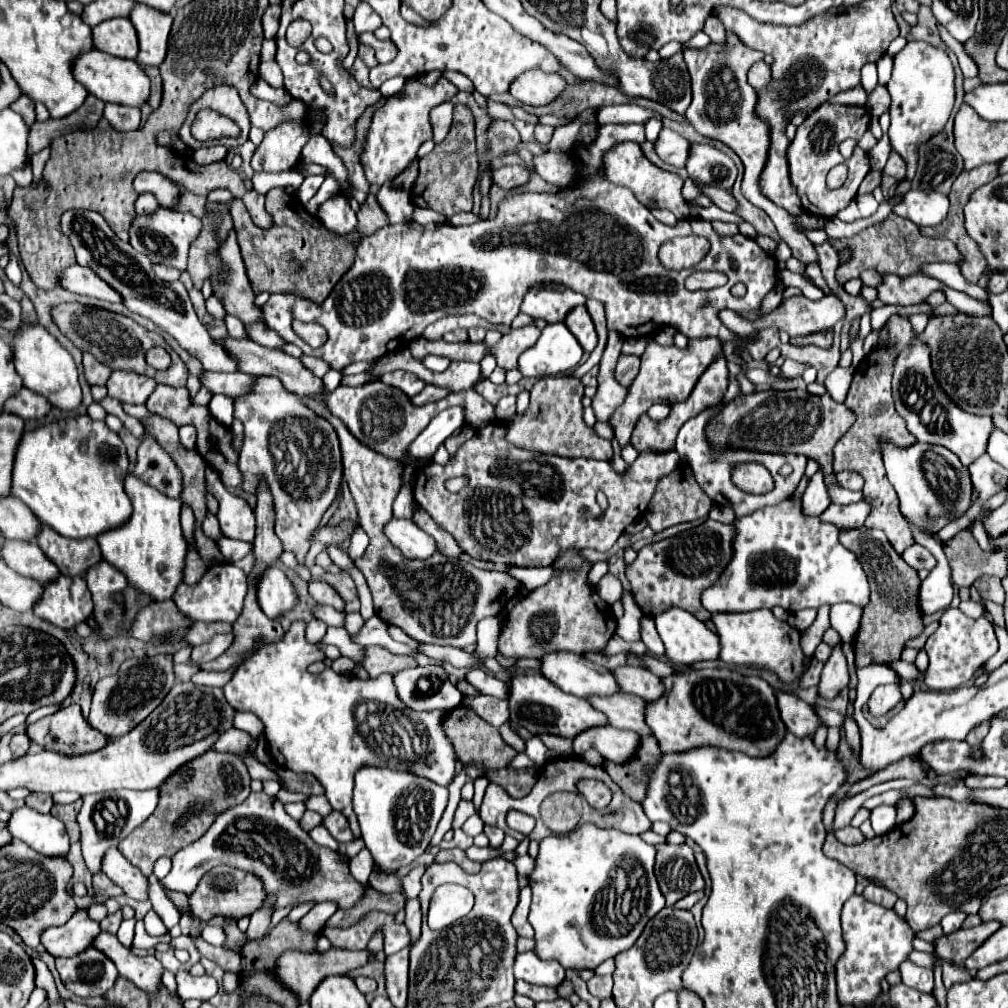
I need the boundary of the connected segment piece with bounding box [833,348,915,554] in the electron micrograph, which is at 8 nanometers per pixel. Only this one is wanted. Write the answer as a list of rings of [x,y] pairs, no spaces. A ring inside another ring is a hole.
[[[875,348],[869,356],[865,356],[861,360],[861,364],[855,368],[853,374],[853,382],[847,394],[845,404],[855,412],[857,420],[855,424],[845,432],[845,436],[839,438],[837,446],[835,446],[835,462],[833,462],[833,470],[835,472],[843,472],[843,470],[851,470],[863,476],[865,480],[865,500],[873,506],[865,526],[869,528],[879,528],[885,532],[887,540],[891,542],[891,546],[895,548],[897,554],[903,554],[905,548],[914,544],[913,536],[909,532],[909,526],[905,522],[905,518],[899,512],[899,498],[897,492],[893,490],[891,482],[887,480],[885,468],[883,468],[883,458],[881,458],[881,450],[879,450],[879,438],[883,440],[891,440],[897,446],[909,446],[913,444],[913,436],[907,432],[905,428],[905,420],[895,412],[893,408],[893,400],[891,400],[891,374],[893,374],[893,360],[895,354],[885,350],[885,348]]]

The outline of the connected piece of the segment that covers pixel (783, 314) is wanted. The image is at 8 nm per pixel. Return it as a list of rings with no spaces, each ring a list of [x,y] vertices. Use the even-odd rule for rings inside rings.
[[[803,294],[793,296],[779,304],[771,314],[757,322],[747,322],[749,330],[773,326],[787,332],[791,338],[807,336],[823,330],[831,330],[837,320],[845,316],[845,306],[835,296],[823,296],[821,300],[809,300]]]

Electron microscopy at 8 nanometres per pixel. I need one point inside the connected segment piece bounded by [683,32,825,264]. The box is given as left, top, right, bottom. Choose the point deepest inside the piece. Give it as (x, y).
(723, 108)

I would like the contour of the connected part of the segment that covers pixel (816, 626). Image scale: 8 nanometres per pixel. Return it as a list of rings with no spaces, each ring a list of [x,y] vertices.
[[[821,606],[819,614],[817,614],[817,620],[801,634],[801,648],[807,656],[813,656],[815,648],[821,642],[823,632],[829,628],[829,610],[831,610],[831,606]]]

